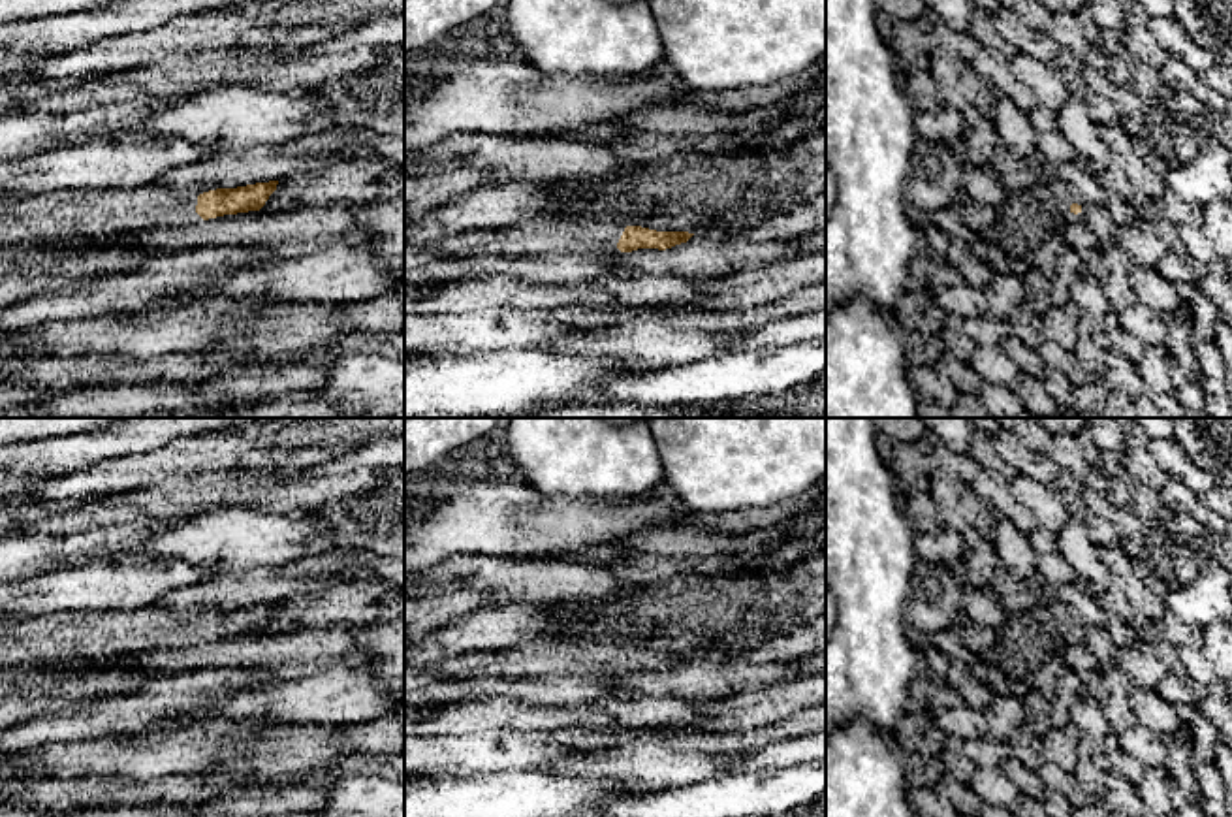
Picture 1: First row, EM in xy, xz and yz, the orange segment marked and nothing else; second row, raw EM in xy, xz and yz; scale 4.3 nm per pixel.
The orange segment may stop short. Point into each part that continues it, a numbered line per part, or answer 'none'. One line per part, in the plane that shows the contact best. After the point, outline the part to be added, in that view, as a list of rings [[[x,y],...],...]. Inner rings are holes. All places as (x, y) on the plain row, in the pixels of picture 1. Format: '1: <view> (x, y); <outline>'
1: xy (74, 637); [[[162,604],[132,610],[64,610],[41,617],[23,617],[17,625],[0,629],[0,668],[43,665],[55,672],[60,666],[85,663],[118,663],[147,651],[192,648],[203,640],[196,634],[197,619],[182,617]]]

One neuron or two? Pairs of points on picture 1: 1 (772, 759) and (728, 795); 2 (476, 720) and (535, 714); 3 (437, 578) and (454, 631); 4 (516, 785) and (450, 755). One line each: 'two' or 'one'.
1: two
2: one
3: two
4: two

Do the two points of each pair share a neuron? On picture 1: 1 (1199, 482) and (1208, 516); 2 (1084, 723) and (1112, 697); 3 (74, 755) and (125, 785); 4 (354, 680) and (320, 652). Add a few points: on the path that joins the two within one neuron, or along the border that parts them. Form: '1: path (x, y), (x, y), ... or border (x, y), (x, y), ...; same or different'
1: border (1170, 477), (1184, 482), (1197, 496); different
2: border (1101, 704), (1106, 721), (1118, 735); different
3: border (157, 778), (96, 780); different
4: border (363, 665), (333, 661), (292, 678); different

